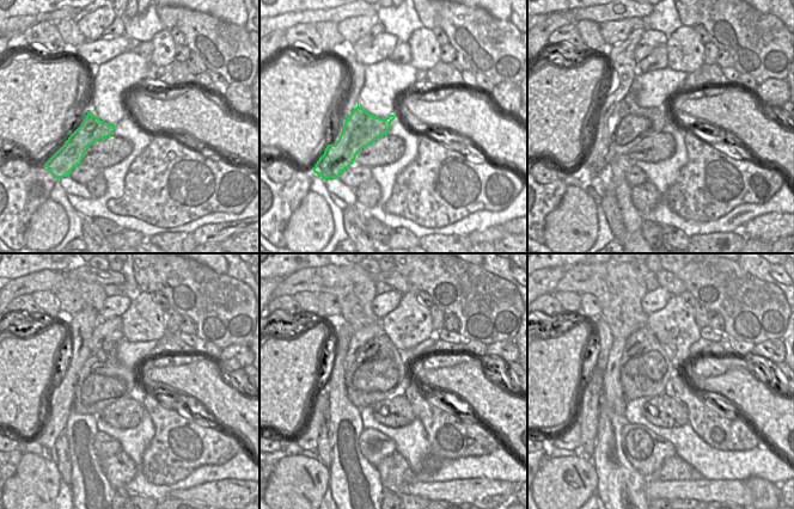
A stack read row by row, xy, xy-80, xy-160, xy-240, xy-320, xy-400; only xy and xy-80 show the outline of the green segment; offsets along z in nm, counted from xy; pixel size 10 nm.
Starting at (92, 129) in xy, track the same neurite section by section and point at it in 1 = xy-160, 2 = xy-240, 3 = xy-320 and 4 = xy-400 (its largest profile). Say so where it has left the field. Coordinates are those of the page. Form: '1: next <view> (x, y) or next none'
1: next xy-160 (635, 123)
2: next xy-240 (103, 380)
3: next xy-320 (378, 372)
4: next xy-400 (646, 369)

